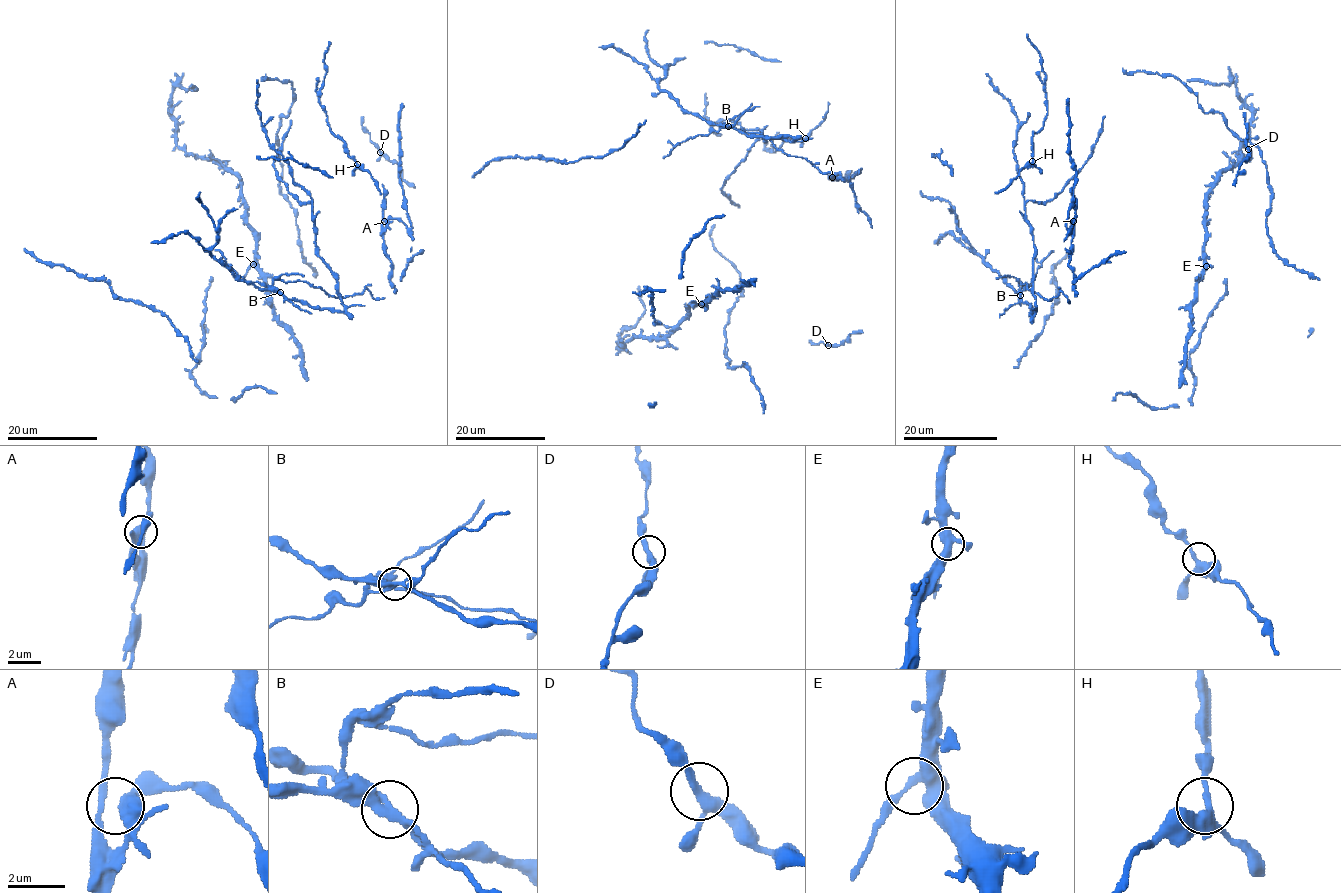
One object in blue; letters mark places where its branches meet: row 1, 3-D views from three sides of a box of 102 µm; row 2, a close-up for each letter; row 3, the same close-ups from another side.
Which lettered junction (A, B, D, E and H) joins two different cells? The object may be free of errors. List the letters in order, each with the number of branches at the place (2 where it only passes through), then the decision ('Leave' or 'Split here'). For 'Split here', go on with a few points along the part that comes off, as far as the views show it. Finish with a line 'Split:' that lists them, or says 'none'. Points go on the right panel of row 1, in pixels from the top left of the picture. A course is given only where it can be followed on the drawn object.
A: Branches: 3. Leave
B: Branches: 4. Split here. Course of the part to remove: (1019, 295), (1019, 282), (1026, 283), (1030, 290), (1049, 301), (1062, 291), (1067, 301)
D: Branches: 3. Leave
E: Branches: 4. Leave
H: Branches: 3. Leave
Split: B

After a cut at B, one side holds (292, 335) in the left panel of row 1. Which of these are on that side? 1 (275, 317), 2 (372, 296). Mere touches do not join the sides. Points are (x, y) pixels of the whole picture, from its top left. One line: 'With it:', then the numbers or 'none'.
With it: 1

